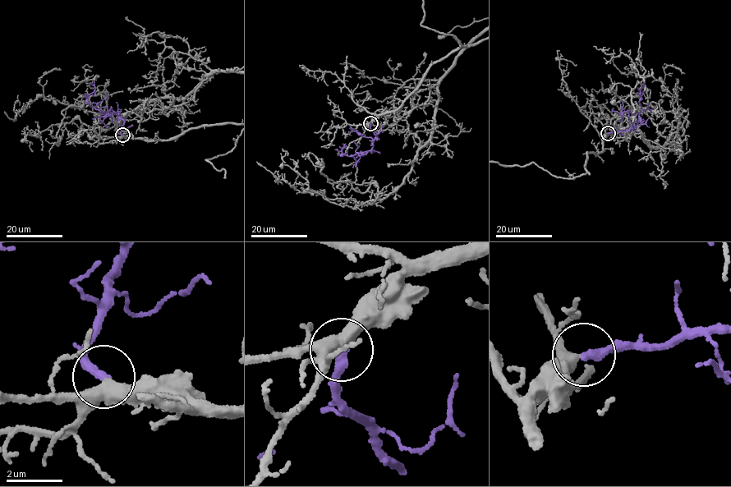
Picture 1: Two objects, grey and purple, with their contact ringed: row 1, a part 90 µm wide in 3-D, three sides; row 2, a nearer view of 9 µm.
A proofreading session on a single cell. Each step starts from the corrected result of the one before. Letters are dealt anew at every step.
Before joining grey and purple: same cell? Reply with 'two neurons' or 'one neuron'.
one neuron

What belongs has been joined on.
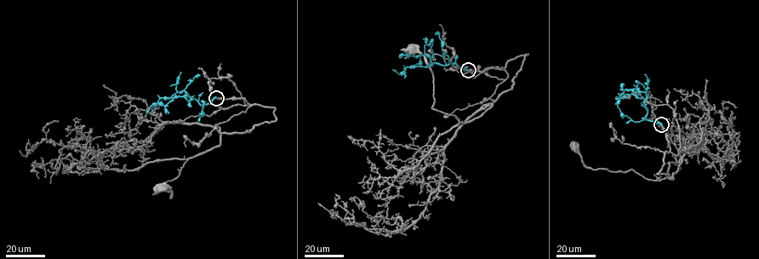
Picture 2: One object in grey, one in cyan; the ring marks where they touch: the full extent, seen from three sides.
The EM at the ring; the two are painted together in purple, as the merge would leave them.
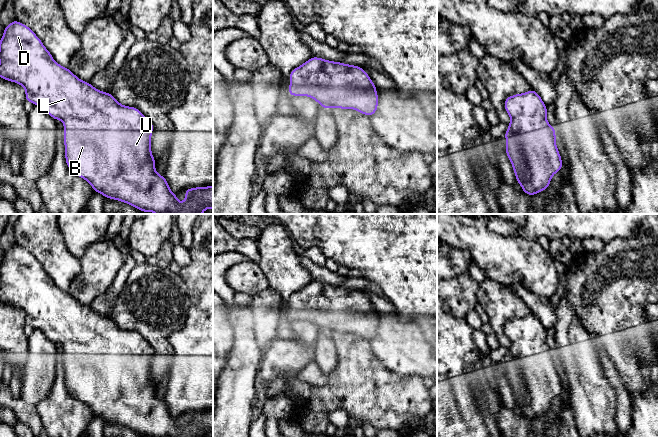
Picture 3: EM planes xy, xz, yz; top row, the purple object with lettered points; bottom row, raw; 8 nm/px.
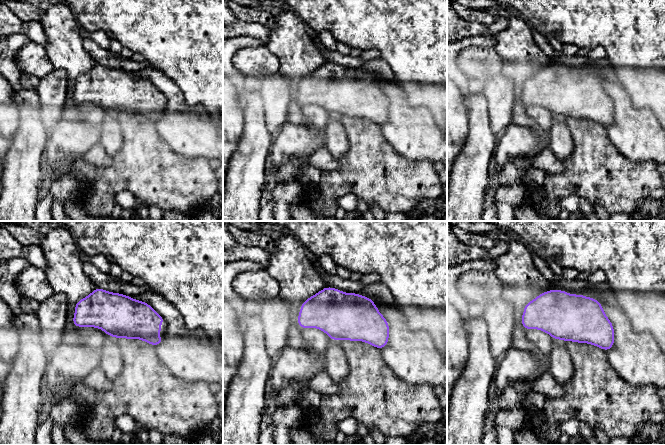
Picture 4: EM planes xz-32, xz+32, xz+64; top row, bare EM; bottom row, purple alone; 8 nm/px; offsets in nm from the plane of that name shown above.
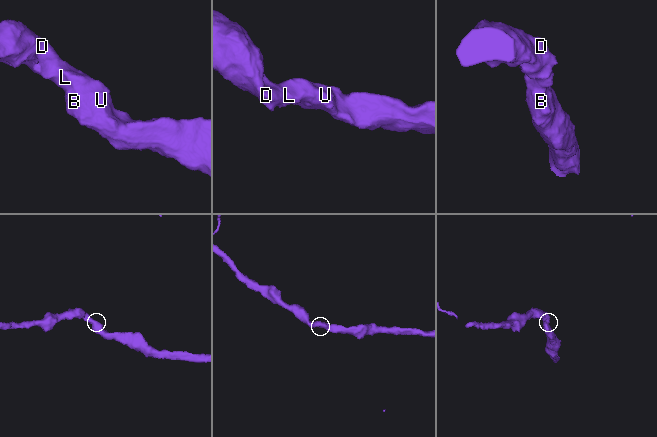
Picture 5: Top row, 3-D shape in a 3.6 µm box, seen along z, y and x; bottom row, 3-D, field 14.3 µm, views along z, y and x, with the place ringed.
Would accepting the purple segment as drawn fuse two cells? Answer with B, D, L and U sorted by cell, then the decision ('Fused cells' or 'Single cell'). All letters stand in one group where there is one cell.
Groups: B D L U. Single cell

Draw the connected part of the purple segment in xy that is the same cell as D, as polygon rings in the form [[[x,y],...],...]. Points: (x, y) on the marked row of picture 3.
[[[17,20],[4,28],[0,40],[0,77],[22,85],[26,101],[41,106],[55,120],[63,121],[67,166],[75,175],[88,181],[94,192],[130,204],[142,212],[202,214],[207,208],[213,210],[213,185],[186,189],[186,199],[180,204],[165,177],[156,172],[151,152],[151,131],[155,128],[139,109],[120,104],[110,93],[94,88],[89,82],[80,80],[69,68],[59,65],[37,35]]]

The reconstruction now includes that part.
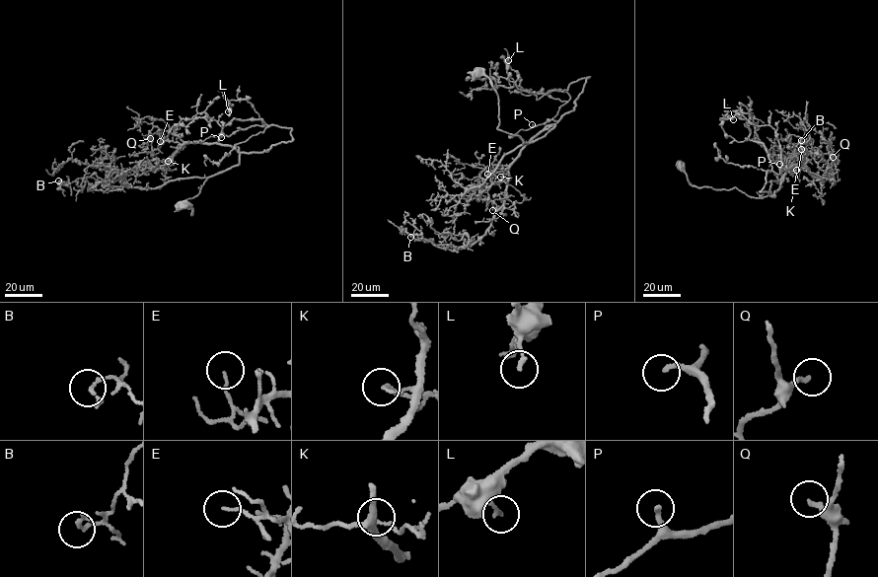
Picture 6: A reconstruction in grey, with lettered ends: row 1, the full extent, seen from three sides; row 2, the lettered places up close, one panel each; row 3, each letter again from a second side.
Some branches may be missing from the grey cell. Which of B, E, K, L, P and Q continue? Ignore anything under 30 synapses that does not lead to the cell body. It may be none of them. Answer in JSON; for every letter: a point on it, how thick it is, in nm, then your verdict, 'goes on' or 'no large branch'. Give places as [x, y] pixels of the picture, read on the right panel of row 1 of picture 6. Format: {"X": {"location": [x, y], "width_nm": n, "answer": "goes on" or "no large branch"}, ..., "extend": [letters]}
{"B": {"location": [801, 140], "width_nm": 170, "answer": "no large branch"}, "E": {"location": [801, 149], "width_nm": 110, "answer": "no large branch"}, "K": {"location": [796, 170], "width_nm": 110, "answer": "no large branch"}, "L": {"location": [733, 119], "width_nm": 170, "answer": "no large branch"}, "P": {"location": [779, 164], "width_nm": 200, "answer": "goes on"}, "Q": {"location": [833, 157], "width_nm": 180, "answer": "no large branch"}, "extend": ["P"]}

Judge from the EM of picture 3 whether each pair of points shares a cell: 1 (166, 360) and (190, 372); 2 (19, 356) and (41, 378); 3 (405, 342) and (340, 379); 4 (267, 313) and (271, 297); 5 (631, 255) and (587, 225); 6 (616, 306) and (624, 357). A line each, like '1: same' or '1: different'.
1: different
2: different
3: different
4: same
5: different
6: same

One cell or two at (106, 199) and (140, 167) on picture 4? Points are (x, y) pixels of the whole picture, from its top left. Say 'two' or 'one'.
one

